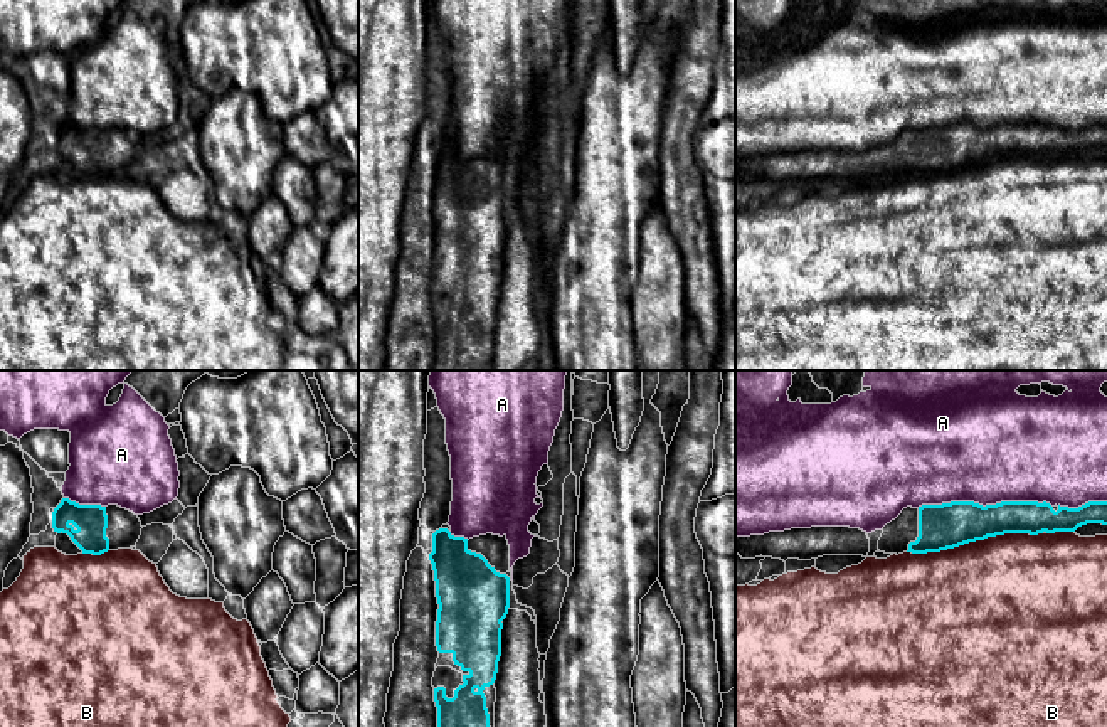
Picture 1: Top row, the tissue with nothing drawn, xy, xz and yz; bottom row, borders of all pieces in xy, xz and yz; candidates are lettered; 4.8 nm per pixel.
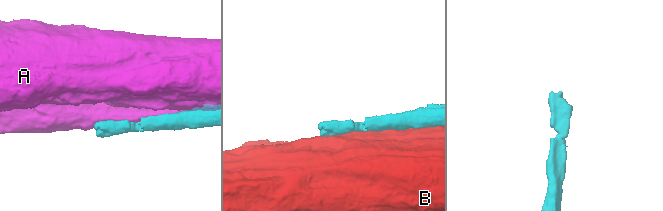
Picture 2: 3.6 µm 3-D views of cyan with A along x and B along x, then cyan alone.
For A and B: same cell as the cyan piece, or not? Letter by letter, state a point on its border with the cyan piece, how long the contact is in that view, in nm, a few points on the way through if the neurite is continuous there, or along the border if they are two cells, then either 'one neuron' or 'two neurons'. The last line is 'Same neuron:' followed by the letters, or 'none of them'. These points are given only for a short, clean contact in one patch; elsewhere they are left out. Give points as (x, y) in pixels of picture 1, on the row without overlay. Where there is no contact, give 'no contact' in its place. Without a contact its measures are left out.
A: yz (986, 128) | 650 nm | two neurons
B: yz (974, 164) | 650 nm | two neurons
Same neuron: none of them

